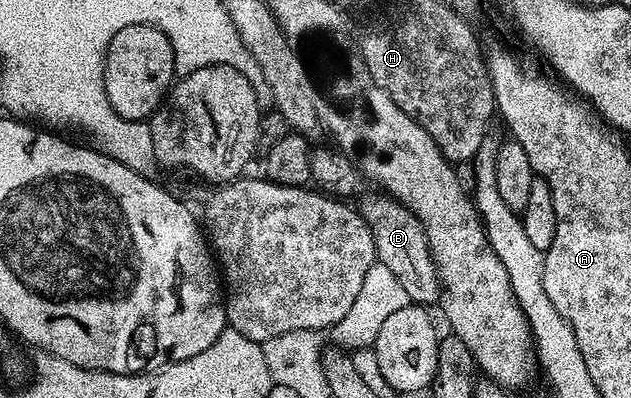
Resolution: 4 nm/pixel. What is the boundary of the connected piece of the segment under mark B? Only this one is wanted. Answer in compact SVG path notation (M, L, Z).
M383 193L370 194L360 205L362 218L372 232L372 240L376 244L376 259L389 268L404 292L408 292L411 303L429 307L430 302L437 303L442 296L442 281L438 278L438 269L434 263L432 252L428 248L428 236L424 232L424 224L407 206Z

